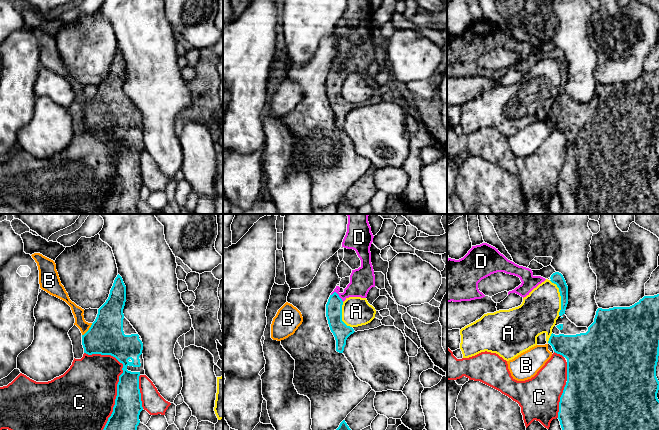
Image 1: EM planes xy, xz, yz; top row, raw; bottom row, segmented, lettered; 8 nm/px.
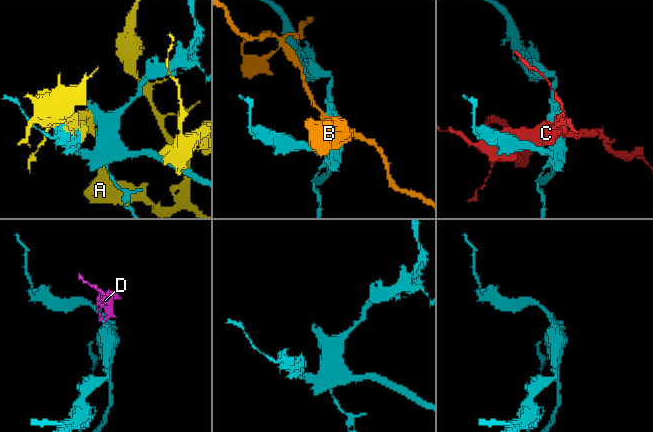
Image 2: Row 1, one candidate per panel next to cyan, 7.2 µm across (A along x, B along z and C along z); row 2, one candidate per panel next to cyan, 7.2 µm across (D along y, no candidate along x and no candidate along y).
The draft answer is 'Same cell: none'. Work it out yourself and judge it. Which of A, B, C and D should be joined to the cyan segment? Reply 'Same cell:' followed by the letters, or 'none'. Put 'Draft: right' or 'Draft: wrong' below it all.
Same cell: D
Draft: wrong

